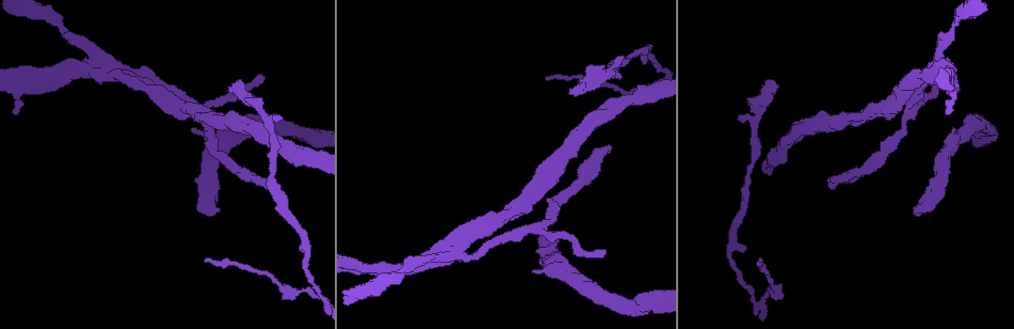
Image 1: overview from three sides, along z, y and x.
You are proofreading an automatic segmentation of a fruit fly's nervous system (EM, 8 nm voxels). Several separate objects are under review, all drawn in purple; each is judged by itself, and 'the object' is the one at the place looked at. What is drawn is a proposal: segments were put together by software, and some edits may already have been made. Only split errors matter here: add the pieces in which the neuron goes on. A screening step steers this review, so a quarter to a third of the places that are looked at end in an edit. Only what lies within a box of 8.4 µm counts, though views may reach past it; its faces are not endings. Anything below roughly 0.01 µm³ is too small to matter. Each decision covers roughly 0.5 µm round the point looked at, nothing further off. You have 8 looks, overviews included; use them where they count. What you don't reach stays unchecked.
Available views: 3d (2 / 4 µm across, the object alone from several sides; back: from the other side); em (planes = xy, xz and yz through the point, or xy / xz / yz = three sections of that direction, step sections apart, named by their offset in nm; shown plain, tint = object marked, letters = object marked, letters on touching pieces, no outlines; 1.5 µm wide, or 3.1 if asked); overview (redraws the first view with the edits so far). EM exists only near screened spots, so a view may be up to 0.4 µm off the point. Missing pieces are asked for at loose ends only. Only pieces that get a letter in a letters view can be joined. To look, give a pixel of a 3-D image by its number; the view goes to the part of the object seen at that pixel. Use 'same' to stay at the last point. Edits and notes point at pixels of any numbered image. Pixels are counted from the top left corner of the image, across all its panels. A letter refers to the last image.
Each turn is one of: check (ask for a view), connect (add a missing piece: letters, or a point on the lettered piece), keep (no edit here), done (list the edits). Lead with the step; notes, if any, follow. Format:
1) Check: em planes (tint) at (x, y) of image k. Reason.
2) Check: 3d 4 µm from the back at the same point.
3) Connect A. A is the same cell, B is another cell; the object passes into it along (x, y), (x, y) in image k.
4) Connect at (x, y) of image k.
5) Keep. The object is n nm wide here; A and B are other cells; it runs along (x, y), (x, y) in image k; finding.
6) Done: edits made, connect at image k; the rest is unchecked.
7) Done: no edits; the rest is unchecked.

Check: 3d 2 µm at (739, 115) of image 1. Branch stops here.

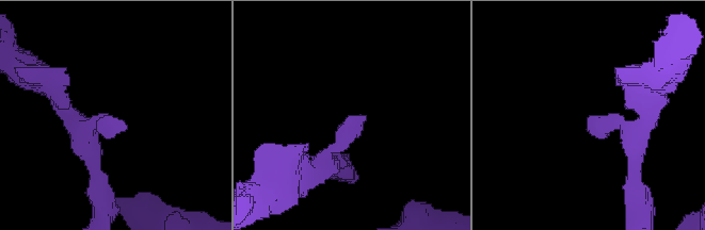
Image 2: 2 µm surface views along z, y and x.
Check: em 3.1 µm planes (letters) at (124, 120) of image 2.

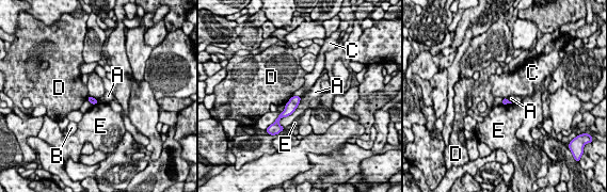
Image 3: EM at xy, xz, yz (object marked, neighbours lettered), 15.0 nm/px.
Keep. A, B, C, D and E are other cells; a border runs along (301, 98), (297, 106) in image 3; none of them fits.

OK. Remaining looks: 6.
Check: 3d 2 µm from the back at (611, 149) of image 1. End of a long branch.

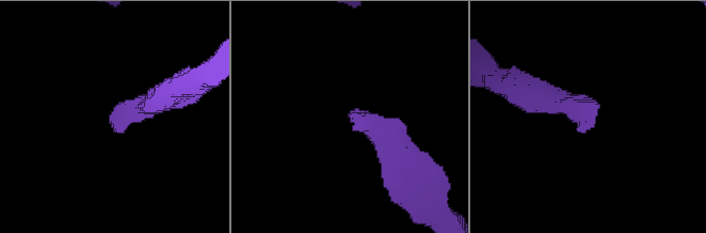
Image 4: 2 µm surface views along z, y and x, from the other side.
Check: em xy step 8 (tint) at (112, 123) of image 4. Need the tissue.

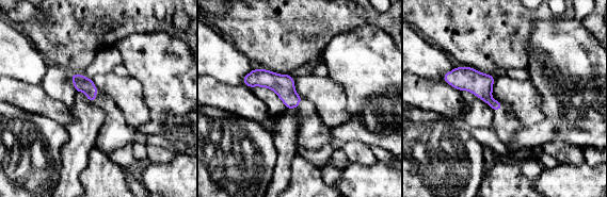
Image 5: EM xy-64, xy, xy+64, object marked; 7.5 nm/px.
Check: em planes (letters) at the same point.

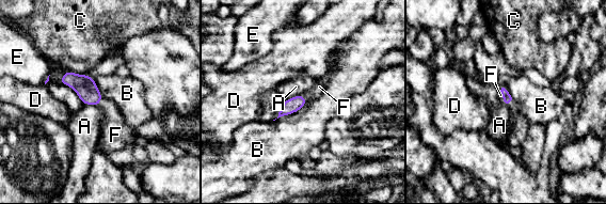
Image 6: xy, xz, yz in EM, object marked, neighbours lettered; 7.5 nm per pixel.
Connect F. F is the same cell, A, B, C, D and E are other cells; the object passes into it along (290, 106), (305, 99), (314, 93) in image 6; the neuron continues.

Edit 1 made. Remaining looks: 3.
Check: 3d 4 µm from the back at (535, 270) of image 1. An open end.

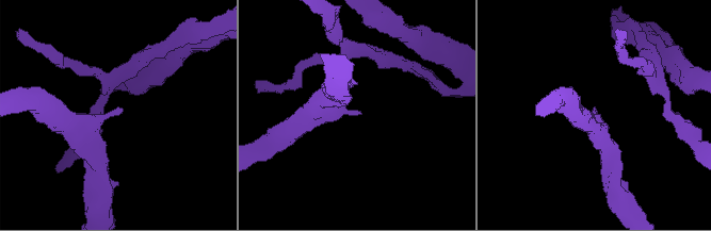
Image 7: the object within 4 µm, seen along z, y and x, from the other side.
Check: em xz step 8 (letters) at (594, 106) of image 7.

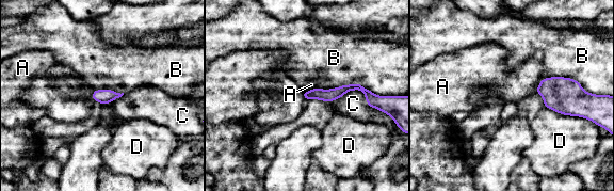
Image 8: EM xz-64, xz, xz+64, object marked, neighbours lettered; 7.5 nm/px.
Keep. A, B, C and D are other cells; a border runs along (330, 101), (360, 90), (377, 109) in image 8; no lettered piece goes on from it.

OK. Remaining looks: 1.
Done: edits made, connect at image 6; the rest is unchecked.

